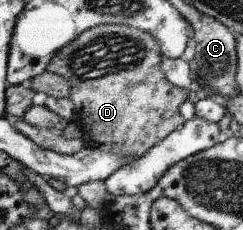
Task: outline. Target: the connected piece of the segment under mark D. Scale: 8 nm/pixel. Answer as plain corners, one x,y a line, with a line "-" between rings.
107,23
82,32
58,50
46,70
70,82
68,97
76,108
74,120
83,132
87,131
93,140
99,141
100,147
106,147
117,155
140,157
185,122
179,106
187,100
189,89
175,86
167,80
161,68
160,49
160,43
152,34
127,25

